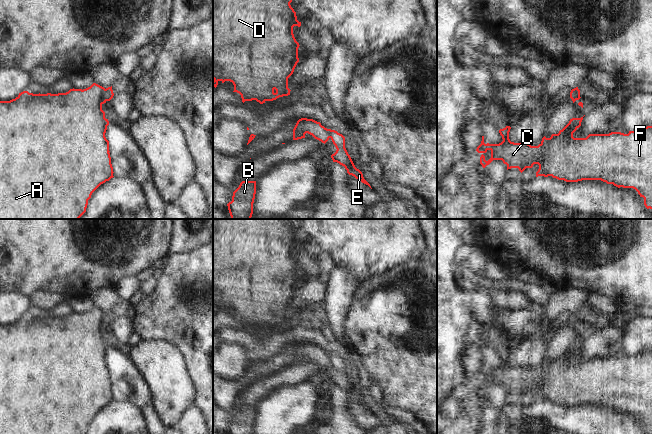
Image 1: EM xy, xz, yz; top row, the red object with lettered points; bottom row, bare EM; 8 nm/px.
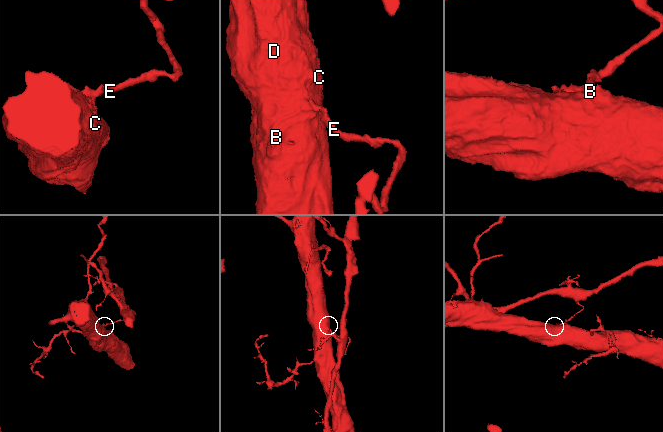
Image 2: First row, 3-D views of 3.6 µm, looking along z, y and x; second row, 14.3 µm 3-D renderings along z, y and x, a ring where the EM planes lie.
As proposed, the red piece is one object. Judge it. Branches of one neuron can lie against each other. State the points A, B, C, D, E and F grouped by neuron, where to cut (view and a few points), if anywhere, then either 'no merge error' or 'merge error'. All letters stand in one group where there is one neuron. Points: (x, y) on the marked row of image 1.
A B C D F / E | xy (104, 89), (104, 97), (107, 100) | merge error

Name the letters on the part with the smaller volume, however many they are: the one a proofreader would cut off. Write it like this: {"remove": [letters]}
{"remove": ["E"]}

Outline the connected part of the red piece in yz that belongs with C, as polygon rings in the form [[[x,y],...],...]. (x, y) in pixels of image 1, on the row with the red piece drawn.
[[[572,118],[569,123],[550,138],[542,138],[538,146],[528,143],[514,143],[509,139],[511,127],[499,130],[503,141],[499,144],[485,144],[482,136],[481,144],[476,151],[481,153],[480,164],[483,168],[493,160],[502,160],[507,170],[518,168],[522,173],[526,168],[539,165],[538,176],[552,176],[566,182],[582,180],[601,180],[620,188],[633,188],[640,197],[644,198],[644,205],[652,209],[652,126],[647,126],[628,134],[611,132],[609,134],[589,134],[586,138],[574,138],[573,133],[581,126],[581,118]]]

